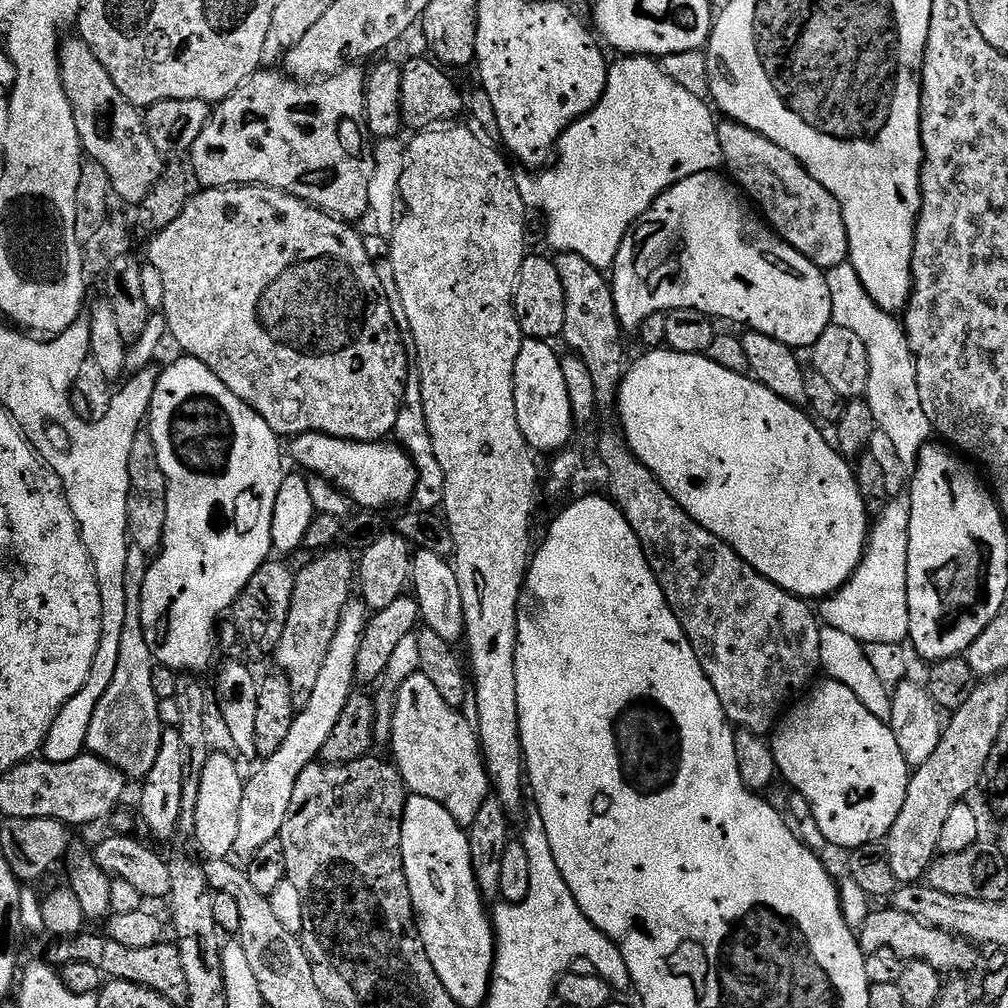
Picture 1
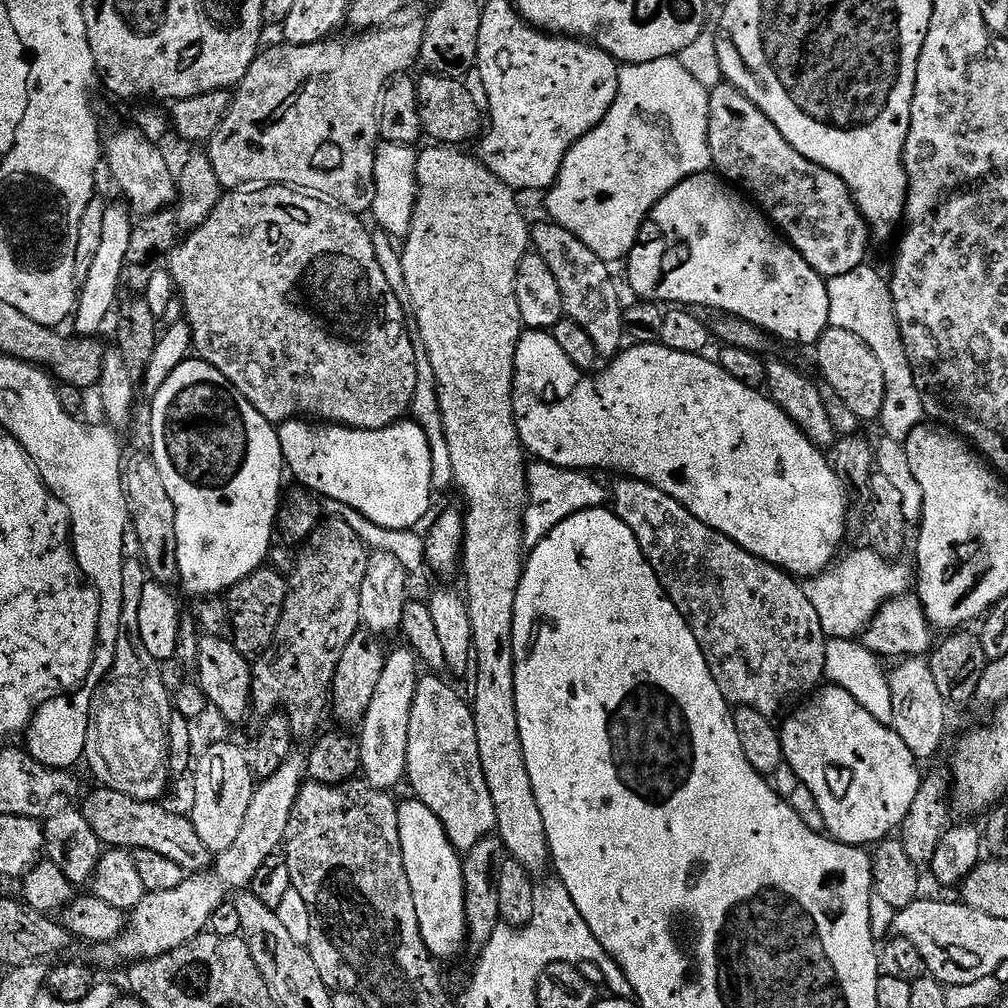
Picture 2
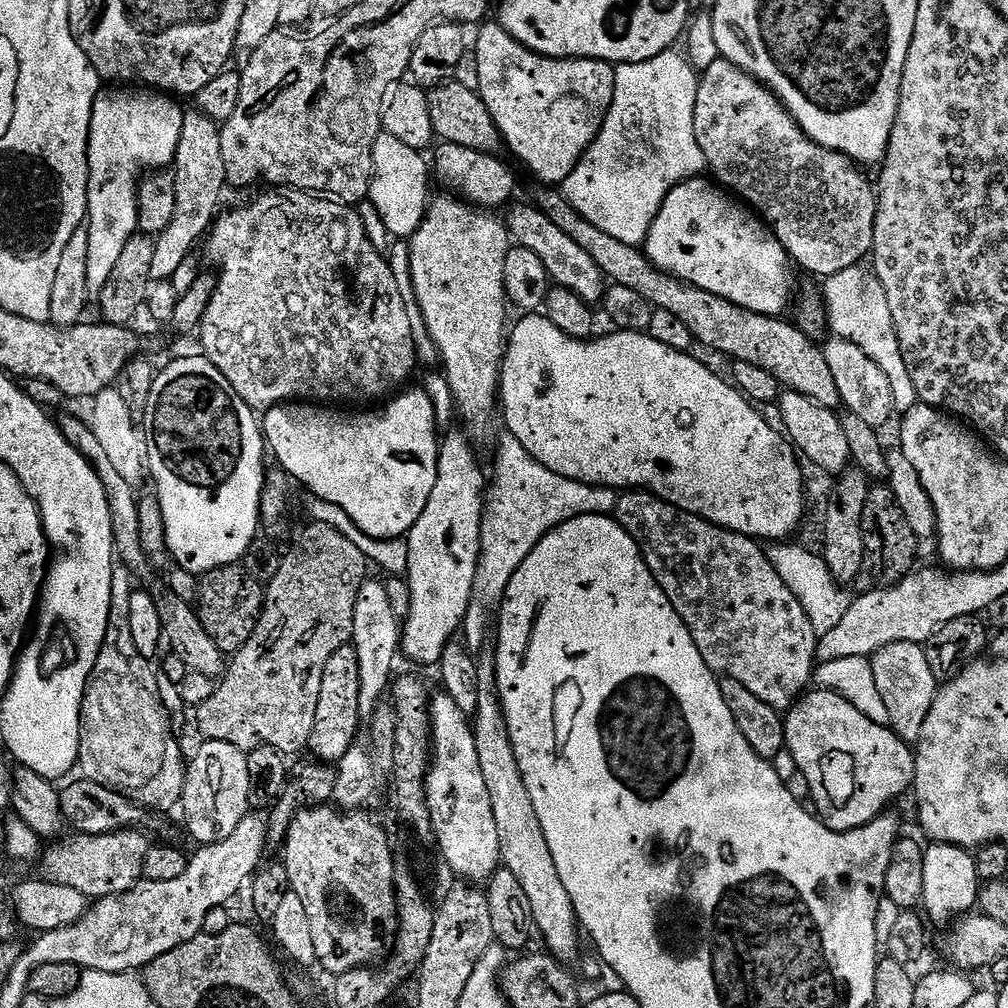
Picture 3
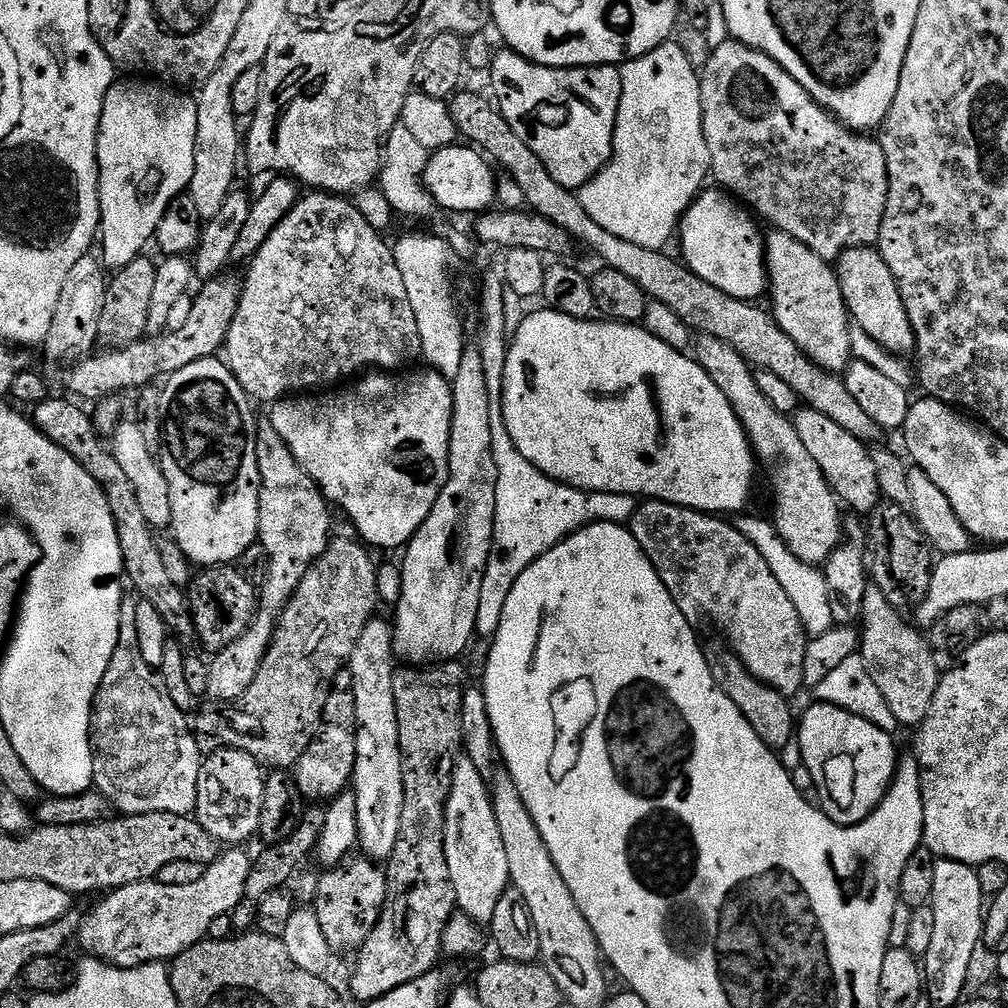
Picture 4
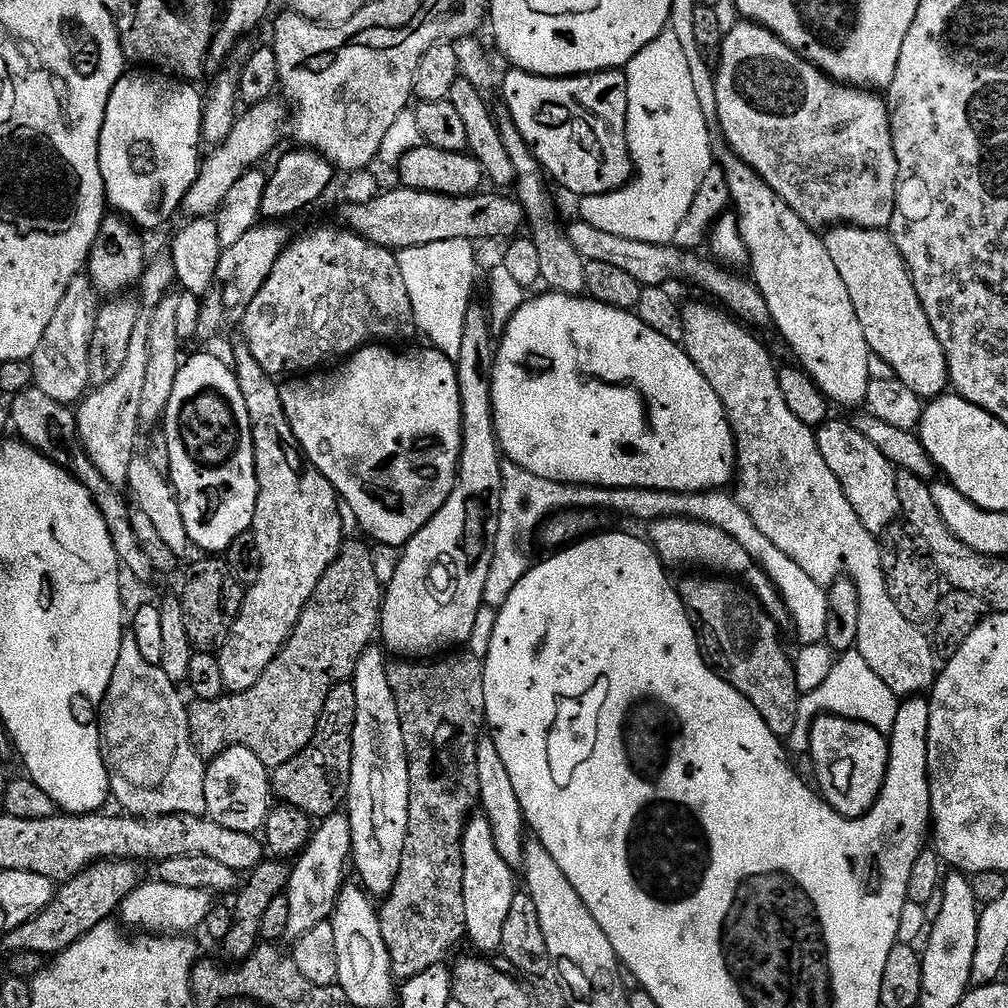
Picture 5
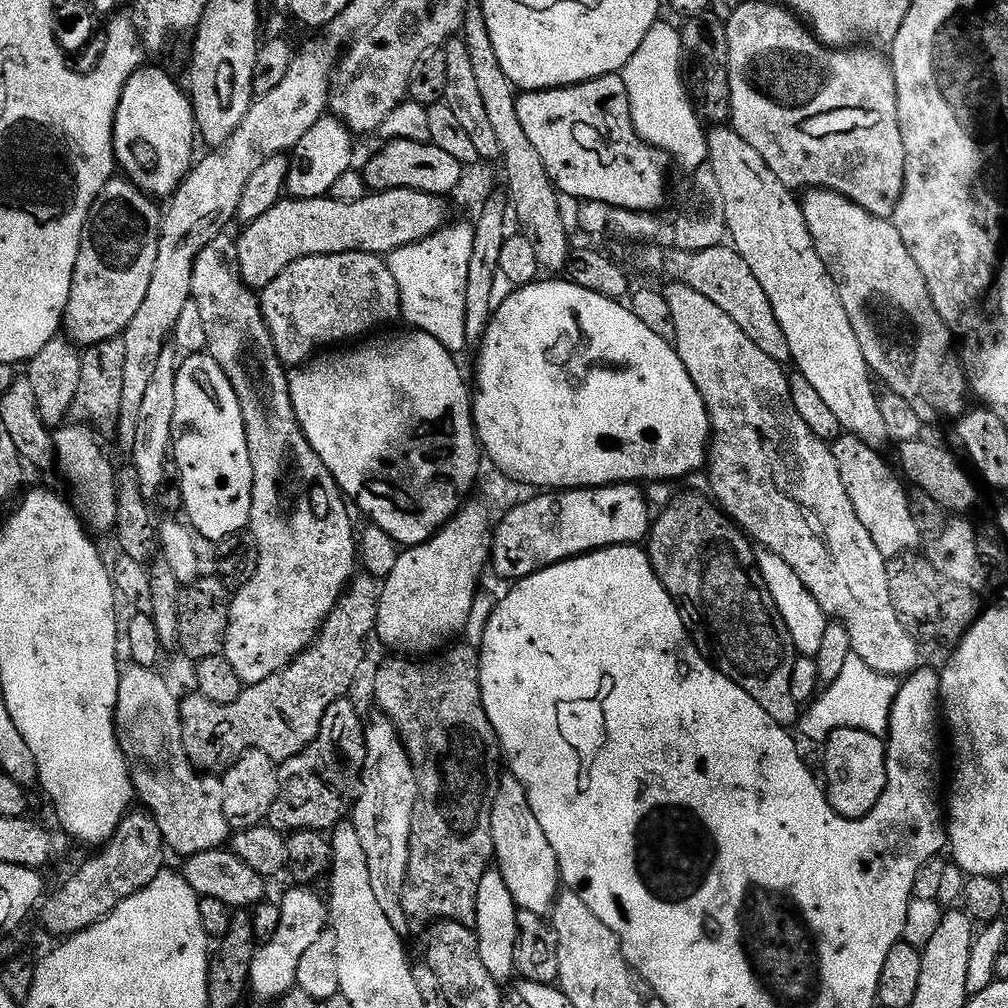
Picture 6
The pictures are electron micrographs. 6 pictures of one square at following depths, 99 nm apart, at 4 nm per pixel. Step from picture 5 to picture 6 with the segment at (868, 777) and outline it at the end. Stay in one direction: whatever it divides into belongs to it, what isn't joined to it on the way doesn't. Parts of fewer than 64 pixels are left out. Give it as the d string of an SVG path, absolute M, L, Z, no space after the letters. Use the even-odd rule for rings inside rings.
M839 728L829 734L828 740L822 744L822 750L824 750L822 780L826 785L827 798L832 803L832 811L838 813L839 816L845 816L847 820L860 820L863 816L868 816L870 810L874 810L878 798L882 798L882 794L886 790L888 749L885 741L863 730Z

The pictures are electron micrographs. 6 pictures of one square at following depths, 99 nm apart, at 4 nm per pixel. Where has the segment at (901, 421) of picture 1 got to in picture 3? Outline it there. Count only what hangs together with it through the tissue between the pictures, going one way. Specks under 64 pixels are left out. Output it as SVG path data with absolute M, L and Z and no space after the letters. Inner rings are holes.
M857 266L842 270L823 281L822 298L826 303L829 327L839 339L853 340L862 350L866 350L870 359L882 366L886 378L890 378L894 409L903 414L918 402L914 378L910 378L910 370L906 370L906 358L902 358L902 346L898 342L894 318L890 315L890 302L886 302L886 290L882 290L875 275L865 268Z

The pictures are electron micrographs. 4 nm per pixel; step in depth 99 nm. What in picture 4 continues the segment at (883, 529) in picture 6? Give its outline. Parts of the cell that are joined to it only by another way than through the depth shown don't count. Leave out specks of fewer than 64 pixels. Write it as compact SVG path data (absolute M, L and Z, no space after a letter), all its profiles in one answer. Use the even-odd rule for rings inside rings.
M807 406L795 413L794 423L798 438L802 438L814 462L818 462L818 470L822 470L841 505L848 507L849 504L856 512L870 514L882 503L878 470L874 470L874 458L865 441L854 438L854 434L846 434L846 430L842 430L842 426L837 426L831 418L826 418L826 414L818 414L818 410Z

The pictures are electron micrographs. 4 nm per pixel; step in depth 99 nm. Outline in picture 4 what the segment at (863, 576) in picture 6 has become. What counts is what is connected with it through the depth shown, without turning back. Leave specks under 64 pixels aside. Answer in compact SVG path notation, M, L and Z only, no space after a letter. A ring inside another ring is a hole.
M701 335L694 344L694 359L697 364L702 366L702 370L706 370L706 374L710 374L714 386L718 386L718 390L722 390L722 394L726 394L734 414L740 420L741 426L744 427L748 442L762 469L762 476L768 479L768 488L772 491L770 519L775 524L782 542L786 542L786 546L790 546L794 555L802 558L807 564L823 566L830 558L832 551L842 543L844 536L844 520L842 515L840 516L842 505L837 500L832 487L828 485L828 480L822 474L822 470L818 470L818 462L814 462L814 458L810 455L810 450L806 450L802 438L798 438L795 423L778 410L774 410L769 399L758 388L756 372L752 365L742 358L742 354L738 354L738 350L734 350L734 346L713 336ZM869 587L862 613L862 639L858 654L870 670L870 678L882 690L882 698L890 702L890 711L900 726L918 726L930 714L930 702L940 685L938 667L931 643L911 623L899 616L897 605L892 604L878 587Z

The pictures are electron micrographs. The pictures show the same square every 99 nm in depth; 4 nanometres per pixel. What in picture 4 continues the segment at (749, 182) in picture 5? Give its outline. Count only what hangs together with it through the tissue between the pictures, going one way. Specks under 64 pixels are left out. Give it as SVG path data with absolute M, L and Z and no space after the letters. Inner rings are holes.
M769 231L766 236L766 259L770 281L770 311L778 326L798 342L798 346L827 372L843 373L852 363L852 329L848 307L840 289L840 279L829 261L818 258L810 246L790 238L790 234Z

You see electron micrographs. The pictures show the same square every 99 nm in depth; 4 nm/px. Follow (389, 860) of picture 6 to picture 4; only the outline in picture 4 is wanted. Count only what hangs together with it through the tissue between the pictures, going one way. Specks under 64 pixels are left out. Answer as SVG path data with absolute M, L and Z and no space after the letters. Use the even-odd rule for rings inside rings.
M368 621L348 663L352 675L351 690L355 696L356 744L352 791L358 811L358 844L369 859L386 860L397 844L401 829L402 786L400 739L398 738L397 704L394 702L393 634L389 621Z

